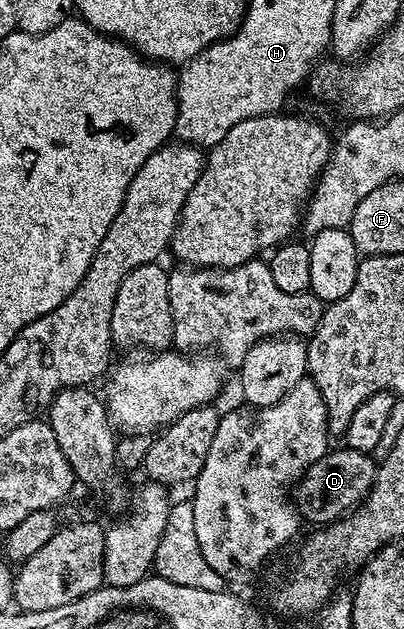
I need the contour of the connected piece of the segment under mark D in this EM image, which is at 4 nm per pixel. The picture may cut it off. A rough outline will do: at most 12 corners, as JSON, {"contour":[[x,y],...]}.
{"contour":[[327,450],[292,499],[310,525],[341,519],[366,498],[377,462]]}

